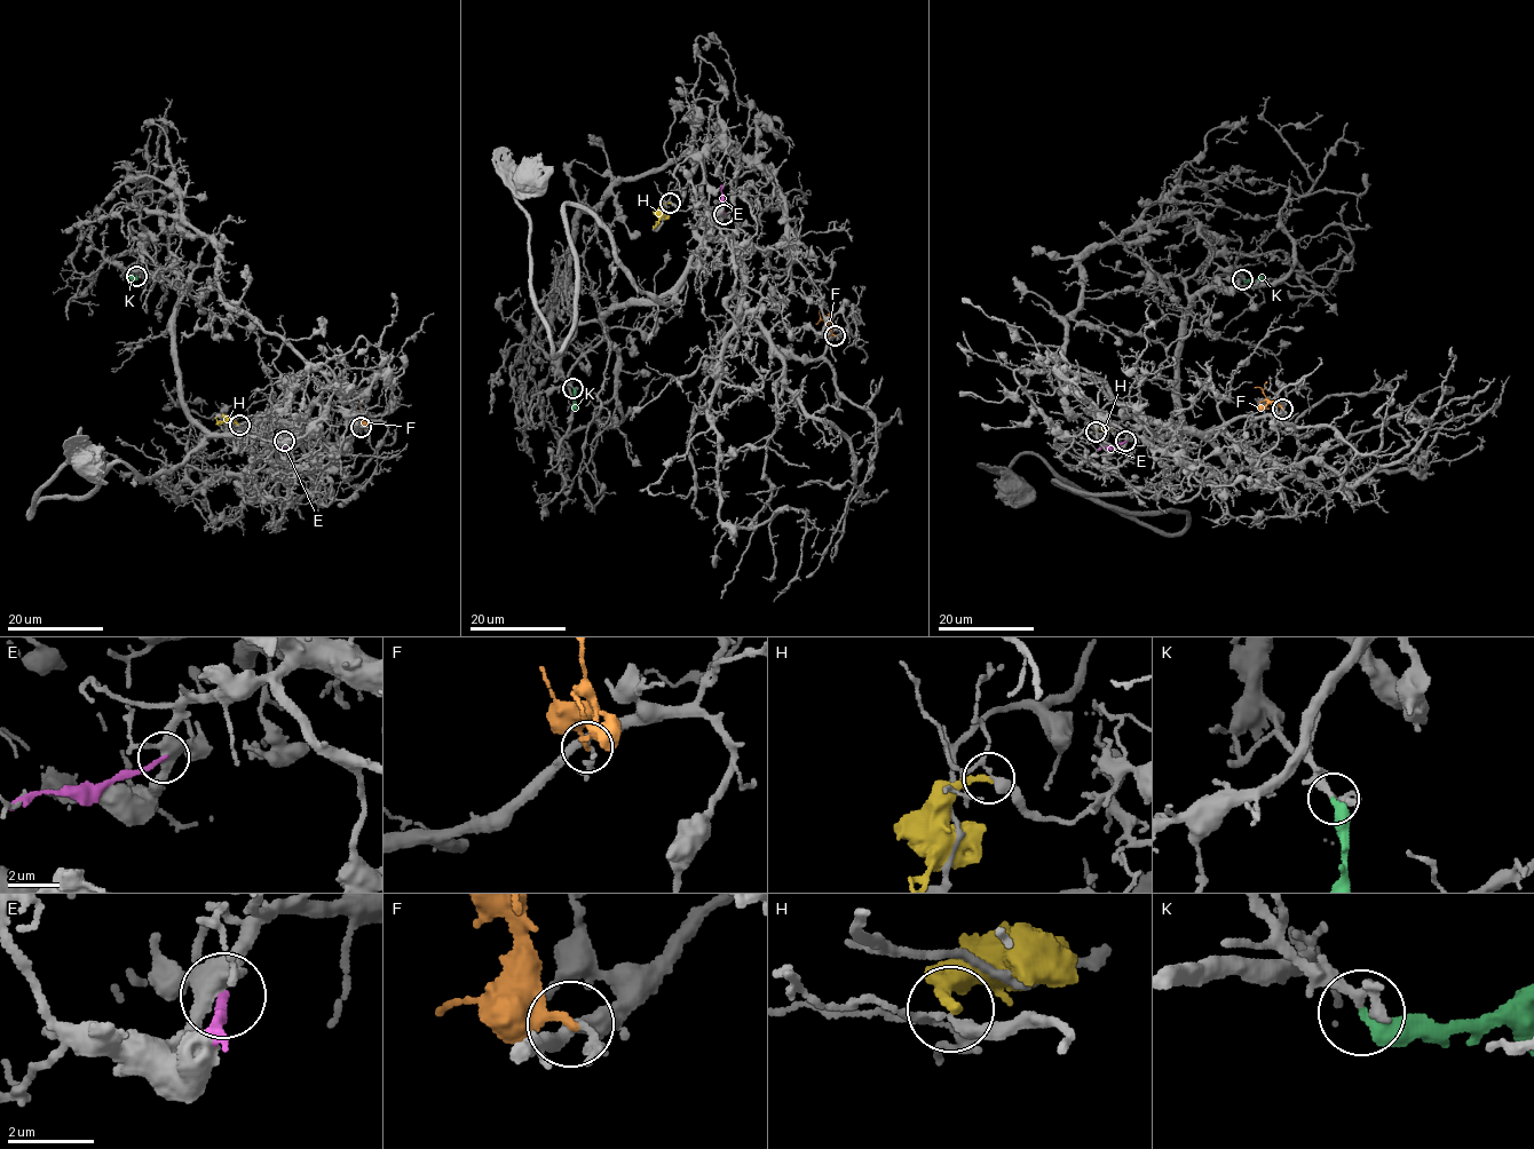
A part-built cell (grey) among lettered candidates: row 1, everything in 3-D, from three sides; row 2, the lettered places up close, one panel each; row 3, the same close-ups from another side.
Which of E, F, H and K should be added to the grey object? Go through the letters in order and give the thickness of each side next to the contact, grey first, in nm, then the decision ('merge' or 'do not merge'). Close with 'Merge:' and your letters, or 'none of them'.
E: calibres 400 and 200 nm; do not merge
F: calibres 280 and 200 nm; do not merge
H: calibres 220 and 260 nm; do not merge
K: calibres 180 and 360 nm; merge
Merge: K

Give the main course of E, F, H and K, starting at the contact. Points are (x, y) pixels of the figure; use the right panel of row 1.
E: (1125, 441), (1097, 451)
F: (1282, 409), (1263, 394), (1266, 381)
H: (1096, 432), (1111, 429), (1111, 424)
K: (1242, 278), (1258, 280), (1264, 287)

